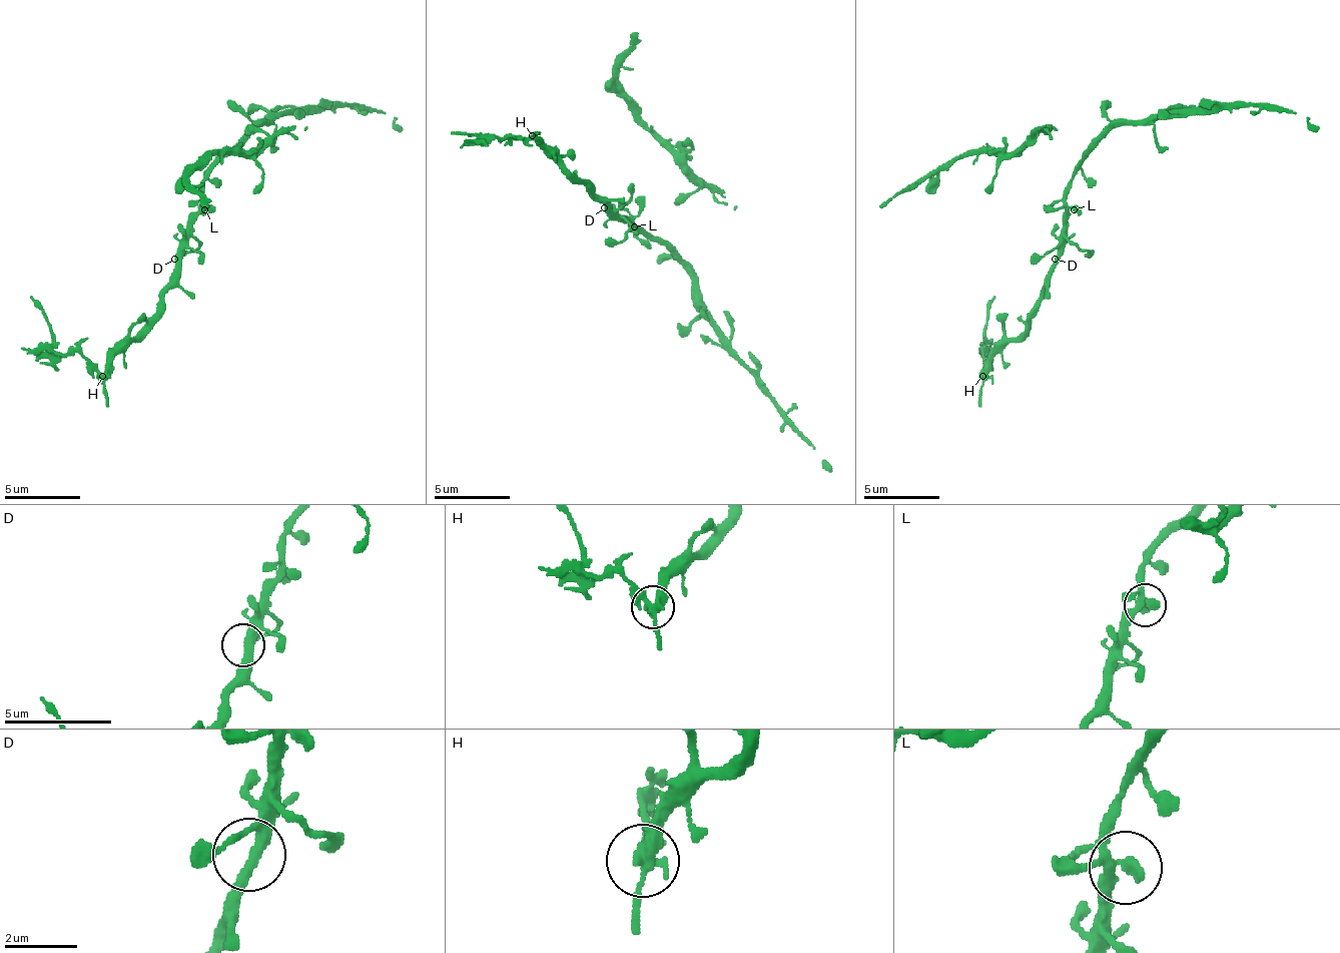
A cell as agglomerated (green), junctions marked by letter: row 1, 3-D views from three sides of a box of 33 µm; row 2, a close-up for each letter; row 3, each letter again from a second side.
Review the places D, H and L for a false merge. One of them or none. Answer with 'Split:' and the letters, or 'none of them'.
Split: H

